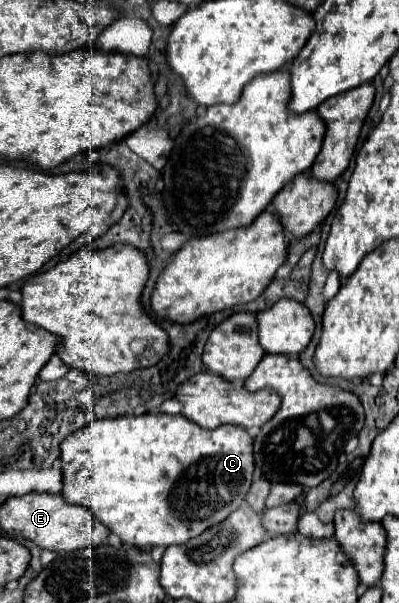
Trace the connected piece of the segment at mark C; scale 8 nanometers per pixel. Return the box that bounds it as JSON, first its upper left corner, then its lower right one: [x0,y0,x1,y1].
[61,414,253,550]

